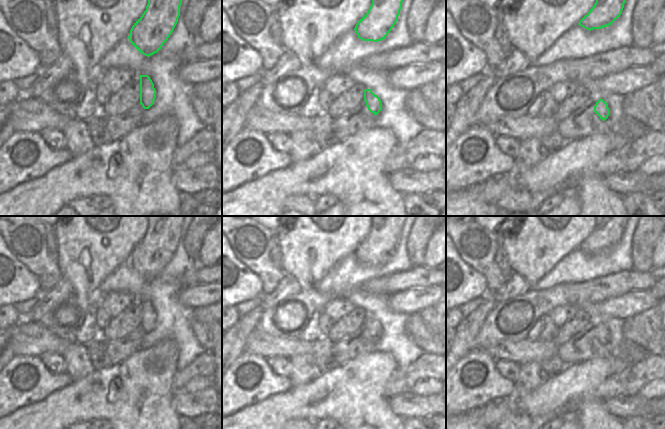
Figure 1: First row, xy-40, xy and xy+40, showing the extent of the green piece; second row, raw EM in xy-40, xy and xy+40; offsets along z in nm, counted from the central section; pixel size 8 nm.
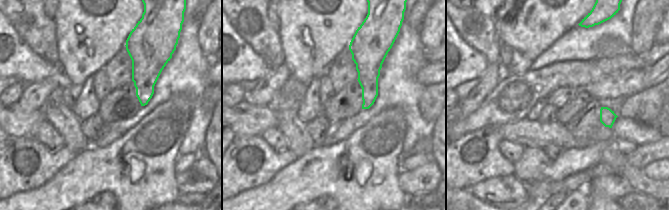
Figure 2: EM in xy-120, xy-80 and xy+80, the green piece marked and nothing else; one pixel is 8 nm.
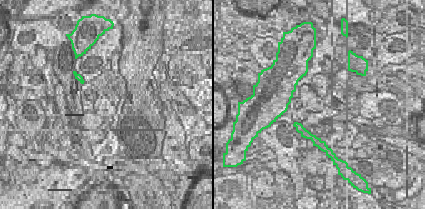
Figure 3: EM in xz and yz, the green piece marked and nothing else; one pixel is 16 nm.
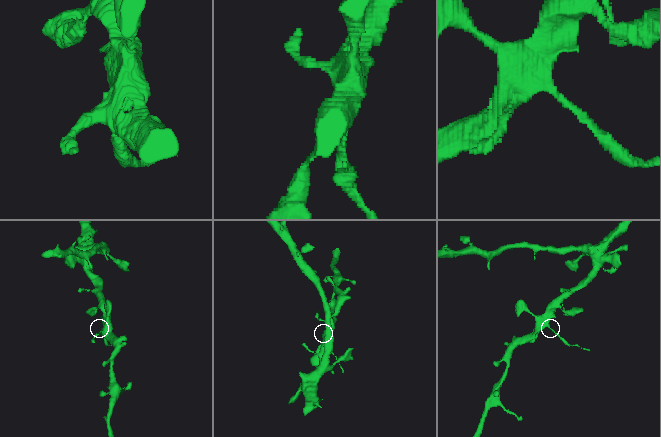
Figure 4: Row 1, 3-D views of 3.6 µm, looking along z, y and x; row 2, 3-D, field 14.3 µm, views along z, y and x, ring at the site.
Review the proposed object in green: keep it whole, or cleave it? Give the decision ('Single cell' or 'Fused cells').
Fused cells.

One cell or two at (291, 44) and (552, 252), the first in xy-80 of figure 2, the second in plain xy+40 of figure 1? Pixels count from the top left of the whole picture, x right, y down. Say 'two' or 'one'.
one

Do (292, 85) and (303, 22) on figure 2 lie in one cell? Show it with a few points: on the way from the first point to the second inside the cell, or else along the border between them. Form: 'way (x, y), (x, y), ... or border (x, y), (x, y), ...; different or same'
border (290, 76), (306, 84); different

